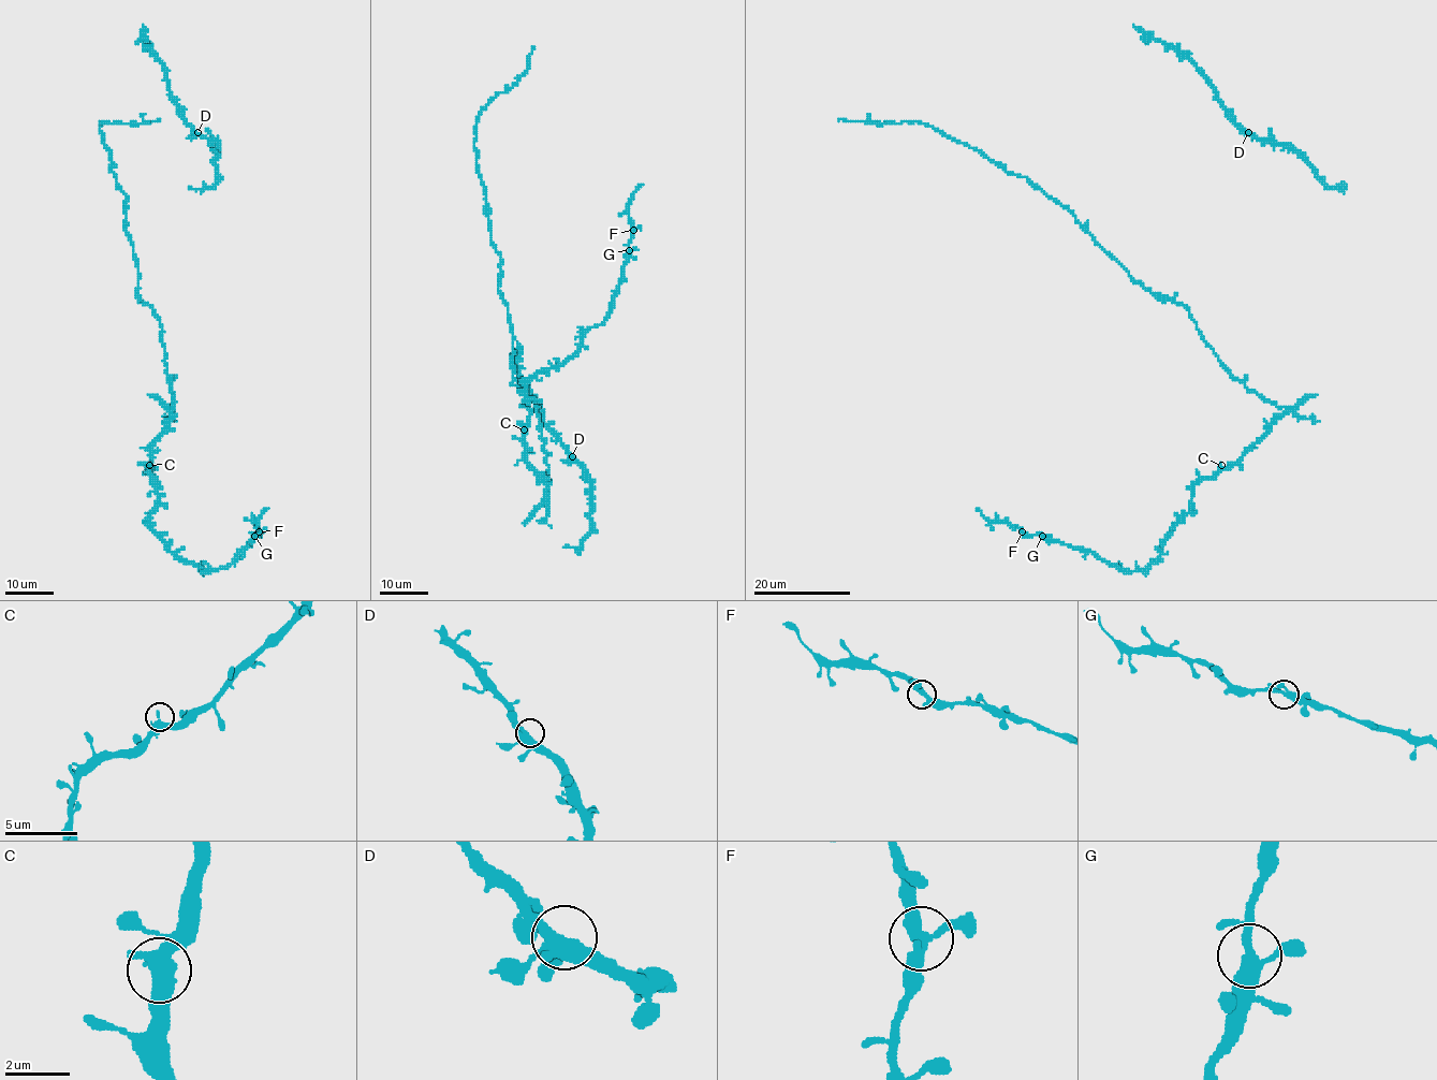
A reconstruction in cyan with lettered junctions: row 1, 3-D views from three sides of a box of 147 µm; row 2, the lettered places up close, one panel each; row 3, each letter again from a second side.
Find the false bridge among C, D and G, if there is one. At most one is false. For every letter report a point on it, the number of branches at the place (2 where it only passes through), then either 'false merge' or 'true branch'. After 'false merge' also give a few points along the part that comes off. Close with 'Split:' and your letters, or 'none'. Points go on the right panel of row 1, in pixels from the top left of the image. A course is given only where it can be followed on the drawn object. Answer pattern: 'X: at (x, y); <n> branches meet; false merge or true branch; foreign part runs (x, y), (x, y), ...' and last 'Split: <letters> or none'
C: at (1221, 465); 3 branches meet; true branch
D: at (1248, 132); 3 branches meet; true branch
G: at (1042, 536); 3 branches meet; true branch
Split: none

